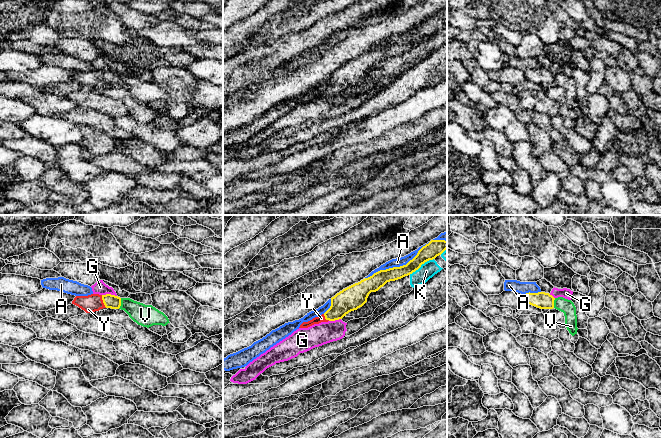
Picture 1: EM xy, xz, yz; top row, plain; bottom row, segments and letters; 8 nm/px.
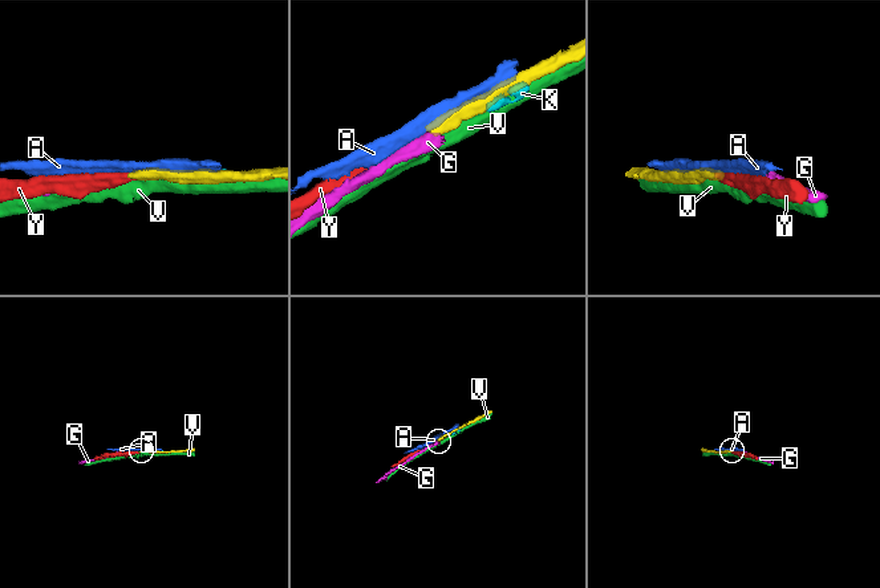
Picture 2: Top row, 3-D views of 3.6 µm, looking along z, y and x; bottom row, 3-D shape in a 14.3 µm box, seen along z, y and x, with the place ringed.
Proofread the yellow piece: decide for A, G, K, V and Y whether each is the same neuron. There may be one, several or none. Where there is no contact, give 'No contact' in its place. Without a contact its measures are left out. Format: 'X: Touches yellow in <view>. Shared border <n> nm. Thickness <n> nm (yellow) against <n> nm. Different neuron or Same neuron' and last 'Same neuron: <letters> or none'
A: Touches yellow in xz. Shared border 600 nm. Thickness 130 nm (yellow) against 70 nm. Different neuron
G: Touches yellow in xy. Shared border 120 nm. Thickness 110 nm (yellow) against 100 nm. Different neuron
K: Touches yellow in xz. Shared border 240 nm. Thickness 140 nm (yellow) against 130 nm. Different neuron
V: Touches yellow in xy. Shared border 90 nm. Thickness 110 nm (yellow) against 180 nm. Different neuron
Y: Touches yellow in xy. Shared border 110 nm. Thickness 110 nm (yellow) against 140 nm. Same neuron
Same neuron: Y

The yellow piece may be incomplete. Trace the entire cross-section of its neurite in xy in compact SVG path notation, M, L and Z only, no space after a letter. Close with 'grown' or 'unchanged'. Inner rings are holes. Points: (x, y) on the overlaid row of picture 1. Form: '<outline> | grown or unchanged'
M91 294L88 296L76 296L72 304L78 306L86 313L91 313L103 308L119 309L121 298L111 294Z | grown

